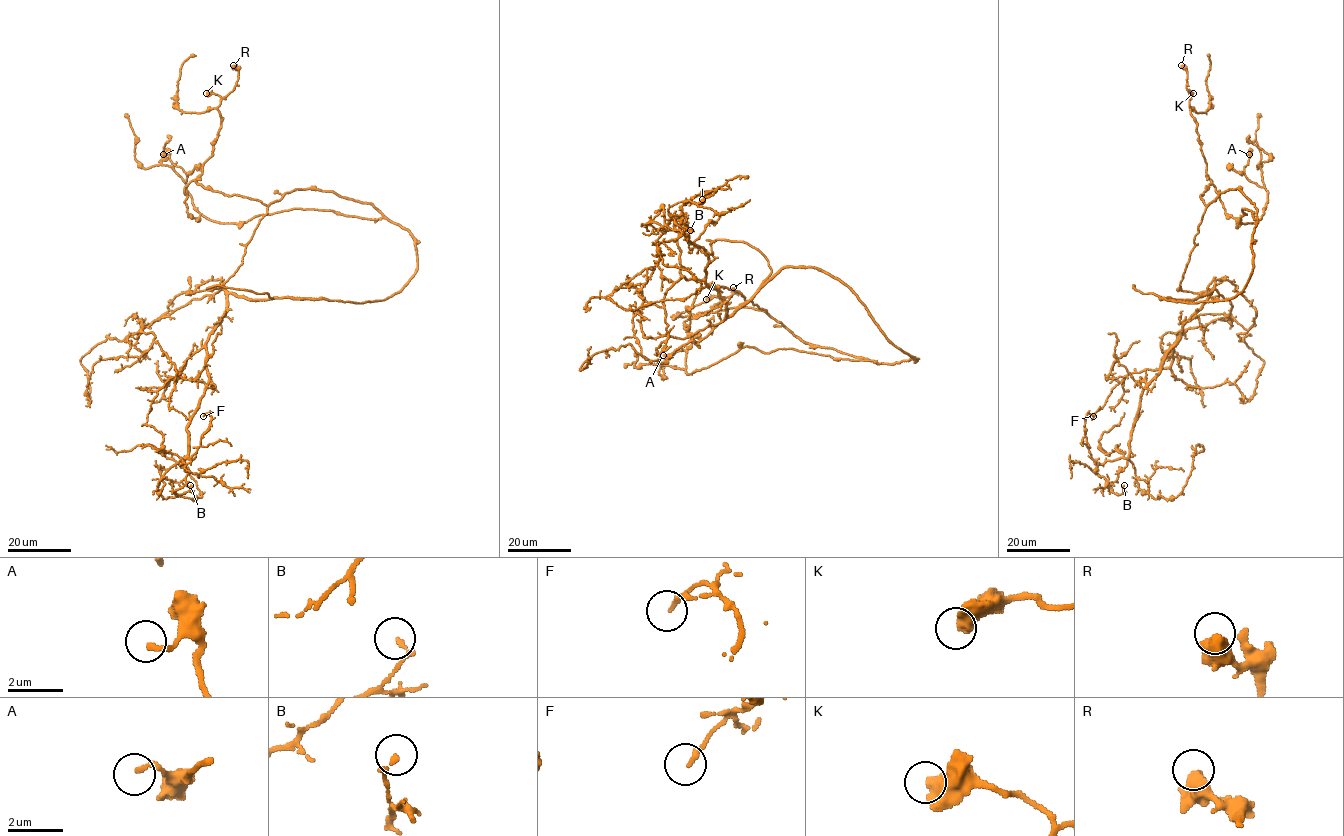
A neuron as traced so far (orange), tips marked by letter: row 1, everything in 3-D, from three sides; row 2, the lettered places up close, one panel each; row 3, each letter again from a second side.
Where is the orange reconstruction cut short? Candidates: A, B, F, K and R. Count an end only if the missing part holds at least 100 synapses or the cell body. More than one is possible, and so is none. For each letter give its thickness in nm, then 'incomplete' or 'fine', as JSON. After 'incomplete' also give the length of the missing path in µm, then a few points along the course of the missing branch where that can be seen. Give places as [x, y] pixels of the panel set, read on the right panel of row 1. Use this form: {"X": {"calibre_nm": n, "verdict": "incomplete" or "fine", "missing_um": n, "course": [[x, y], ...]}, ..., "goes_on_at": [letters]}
{"A": {"calibre_nm": 200, "verdict": "fine"}, "B": {"calibre_nm": 170, "verdict": "fine"}, "F": {"calibre_nm": 180, "verdict": "fine"}, "K": {"calibre_nm": 600, "verdict": "fine"}, "R": {"calibre_nm": 550, "verdict": "fine"}, "goes_on_at": []}

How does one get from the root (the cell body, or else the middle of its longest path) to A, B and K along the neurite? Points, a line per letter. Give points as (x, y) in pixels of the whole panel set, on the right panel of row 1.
A: (1184, 302), (1228, 300), (1252, 272), (1257, 217), (1239, 221), (1261, 217), (1267, 191), (1243, 172), (1249, 154)
B: (1184, 302), (1160, 298), (1195, 299), (1209, 293), (1143, 391), (1127, 465), (1108, 490), (1120, 494), (1124, 485)
K: (1184, 302), (1228, 300), (1244, 288), (1257, 223), (1238, 189), (1207, 205), (1201, 198), (1211, 181), (1193, 93)

